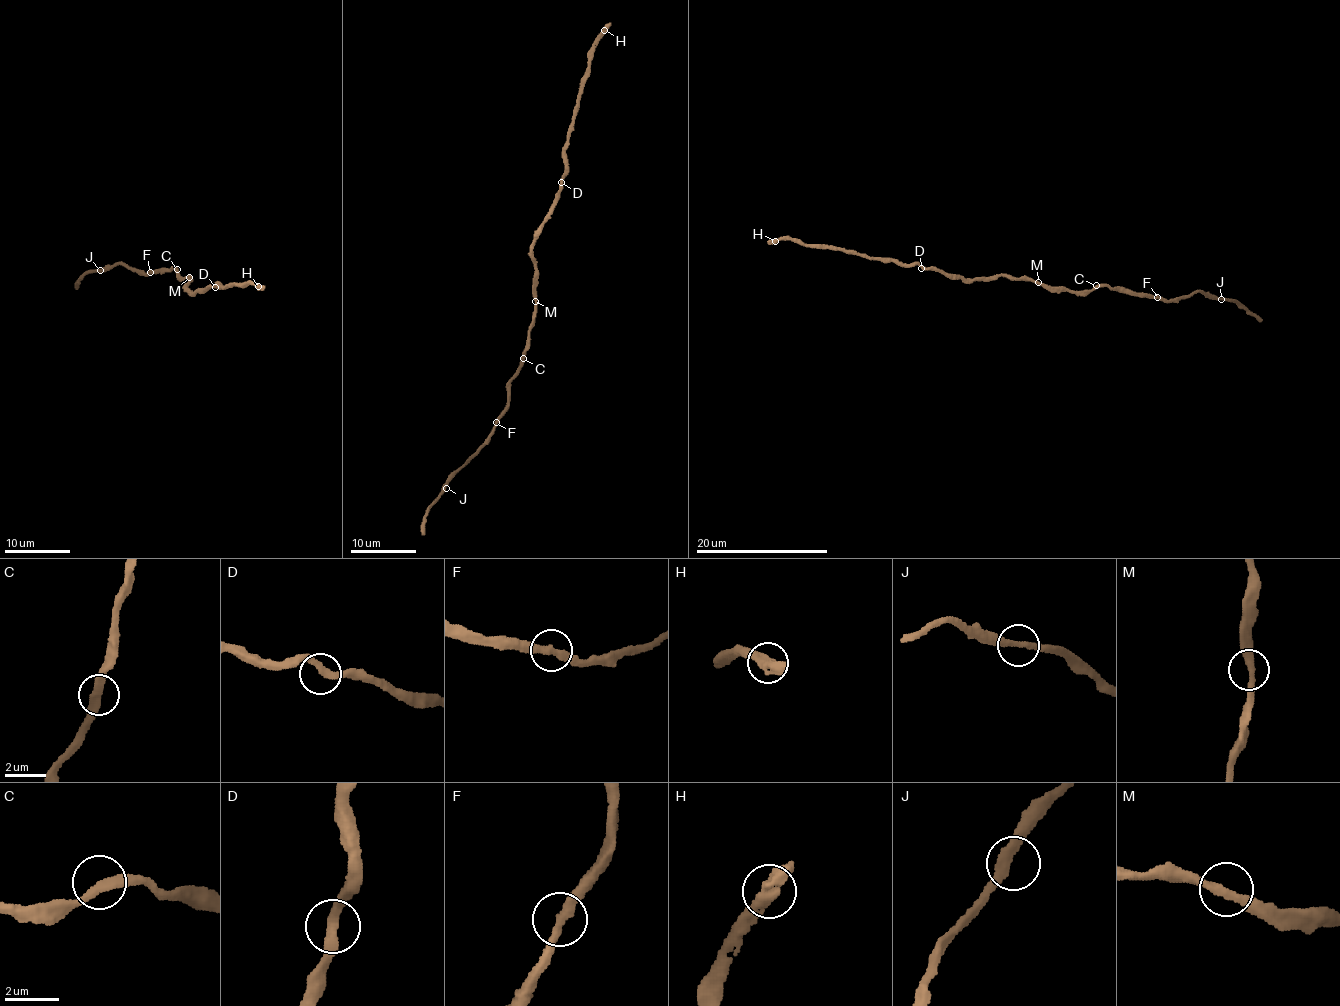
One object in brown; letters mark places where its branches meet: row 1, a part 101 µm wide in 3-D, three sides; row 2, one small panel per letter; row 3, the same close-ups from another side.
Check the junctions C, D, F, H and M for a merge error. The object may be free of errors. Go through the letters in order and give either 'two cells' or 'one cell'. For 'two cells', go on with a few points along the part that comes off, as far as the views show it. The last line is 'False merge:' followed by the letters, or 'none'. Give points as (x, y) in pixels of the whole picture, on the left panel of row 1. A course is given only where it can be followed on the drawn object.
C: one cell
D: one cell
F: one cell
H: one cell
M: one cell
False merge: none

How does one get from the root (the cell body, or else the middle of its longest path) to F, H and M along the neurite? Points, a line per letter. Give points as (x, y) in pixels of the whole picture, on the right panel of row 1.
F: (1024, 279), (1075, 291), (1108, 286), (1157, 297)
H: (1024, 279), (996, 276), (964, 280), (917, 264), (897, 265), (788, 239), (775, 241)
M: (1024, 279), (1038, 282)

